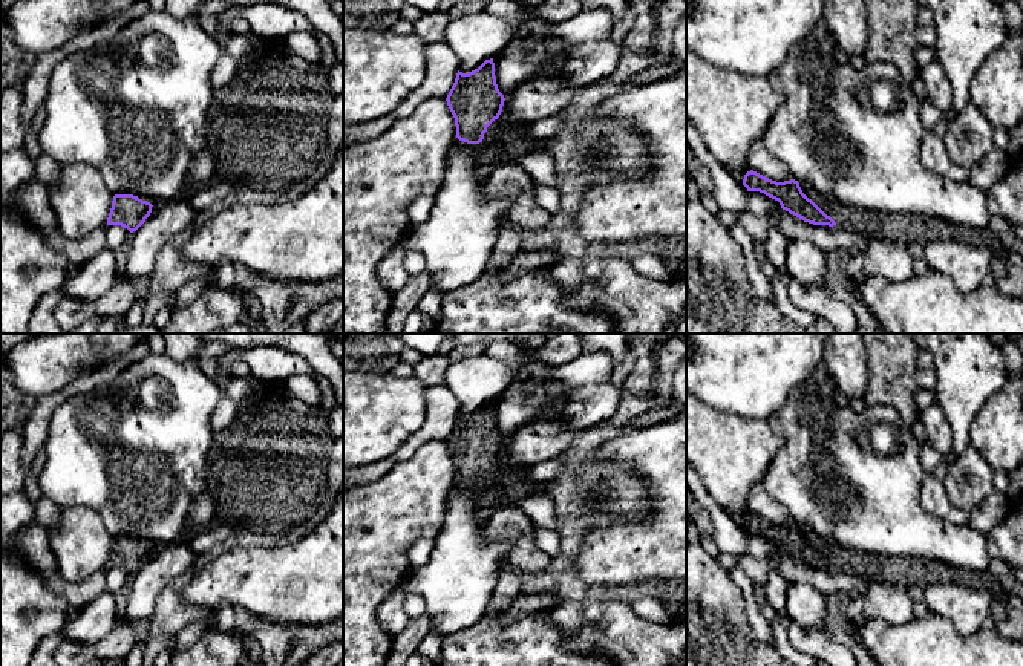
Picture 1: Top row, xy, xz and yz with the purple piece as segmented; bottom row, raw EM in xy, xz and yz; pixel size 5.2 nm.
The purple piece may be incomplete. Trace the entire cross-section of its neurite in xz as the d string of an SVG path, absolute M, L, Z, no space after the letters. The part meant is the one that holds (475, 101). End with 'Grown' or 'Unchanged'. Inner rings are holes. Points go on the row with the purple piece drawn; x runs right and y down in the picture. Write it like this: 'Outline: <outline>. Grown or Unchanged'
Outline: M493 58L469 73L458 70L446 101L455 118L456 138L467 144L482 142L505 101L496 84Z. Unchanged

